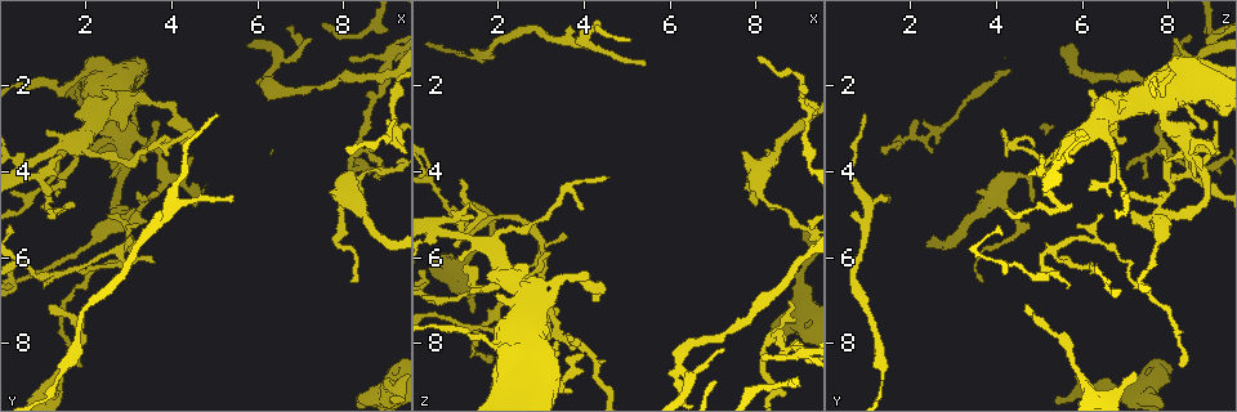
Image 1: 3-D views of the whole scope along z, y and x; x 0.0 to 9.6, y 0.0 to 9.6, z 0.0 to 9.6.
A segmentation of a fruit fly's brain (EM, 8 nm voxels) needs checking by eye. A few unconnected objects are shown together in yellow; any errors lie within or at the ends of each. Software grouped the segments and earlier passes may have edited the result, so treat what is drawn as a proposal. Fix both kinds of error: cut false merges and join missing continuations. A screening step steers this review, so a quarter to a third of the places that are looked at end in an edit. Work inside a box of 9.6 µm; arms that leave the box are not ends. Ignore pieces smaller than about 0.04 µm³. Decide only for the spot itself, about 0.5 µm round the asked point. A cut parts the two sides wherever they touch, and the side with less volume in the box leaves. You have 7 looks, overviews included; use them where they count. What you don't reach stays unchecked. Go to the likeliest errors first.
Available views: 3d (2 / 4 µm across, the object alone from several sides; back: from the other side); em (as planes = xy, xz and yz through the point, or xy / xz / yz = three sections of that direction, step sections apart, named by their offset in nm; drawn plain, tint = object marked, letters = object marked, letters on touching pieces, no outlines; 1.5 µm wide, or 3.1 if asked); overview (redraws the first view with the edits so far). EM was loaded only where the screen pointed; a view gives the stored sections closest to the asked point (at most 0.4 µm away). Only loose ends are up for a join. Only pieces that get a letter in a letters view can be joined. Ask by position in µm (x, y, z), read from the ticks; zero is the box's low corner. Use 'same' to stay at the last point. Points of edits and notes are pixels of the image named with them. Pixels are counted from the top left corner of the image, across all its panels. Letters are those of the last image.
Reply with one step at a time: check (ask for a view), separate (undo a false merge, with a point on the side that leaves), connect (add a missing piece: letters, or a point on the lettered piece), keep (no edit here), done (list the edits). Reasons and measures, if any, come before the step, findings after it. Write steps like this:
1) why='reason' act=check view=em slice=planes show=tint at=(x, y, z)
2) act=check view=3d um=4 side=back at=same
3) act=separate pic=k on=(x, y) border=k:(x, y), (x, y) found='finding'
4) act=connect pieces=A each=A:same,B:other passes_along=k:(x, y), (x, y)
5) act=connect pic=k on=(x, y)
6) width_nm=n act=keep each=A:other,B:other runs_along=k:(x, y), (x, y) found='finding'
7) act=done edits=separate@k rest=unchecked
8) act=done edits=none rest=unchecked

why='an open end' act=check view=em slice=planes show=letters at=(4.55, 3.15, 4.15)

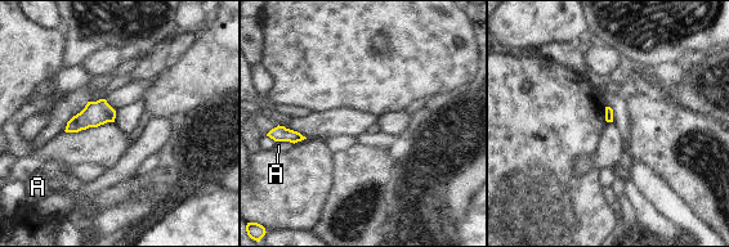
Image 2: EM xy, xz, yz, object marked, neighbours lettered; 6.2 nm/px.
longest_contact=A:120nm act=keep each=A:other border=2:(276, 140), (294, 143) found='none of them fits'

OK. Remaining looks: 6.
why='an open end' act=check view=3d um=2 at=(1.40, 3.60, 5.15)

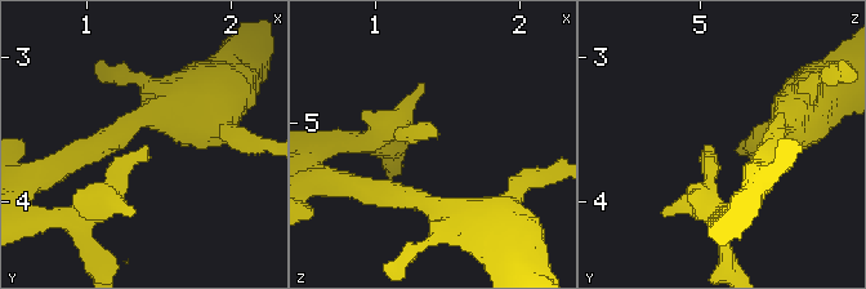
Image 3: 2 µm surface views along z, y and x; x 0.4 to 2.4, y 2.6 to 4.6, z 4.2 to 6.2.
act=check view=em slice=planes show=letters at=(1.42, 3.60, 5.12)

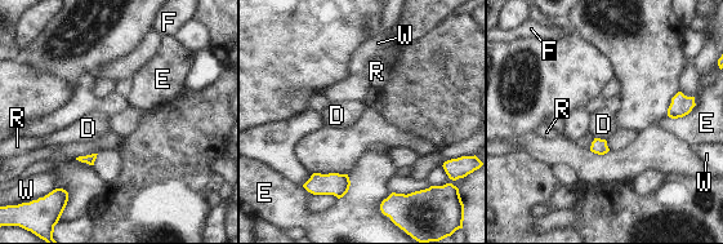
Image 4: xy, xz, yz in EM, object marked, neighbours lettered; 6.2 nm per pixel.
act=keep each=D:other,E:other,F:other,R:other,W:other found='none of them fits'

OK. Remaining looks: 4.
why='branch stops here' act=check view=em slice=xz step=4 show=letters at=(3.40, 3.30, 8.20)

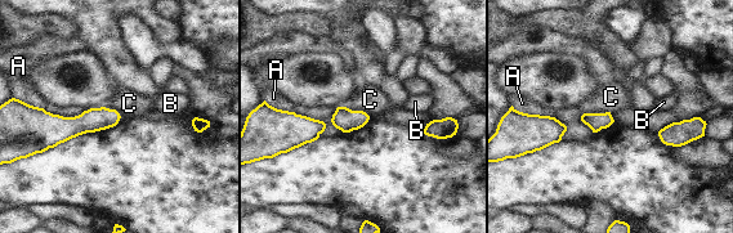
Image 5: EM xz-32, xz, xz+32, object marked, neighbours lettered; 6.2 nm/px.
act=keep each=A:other,B:other,C:other found='none of them fits'

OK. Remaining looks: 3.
act=done edits=none rest=unchecked

